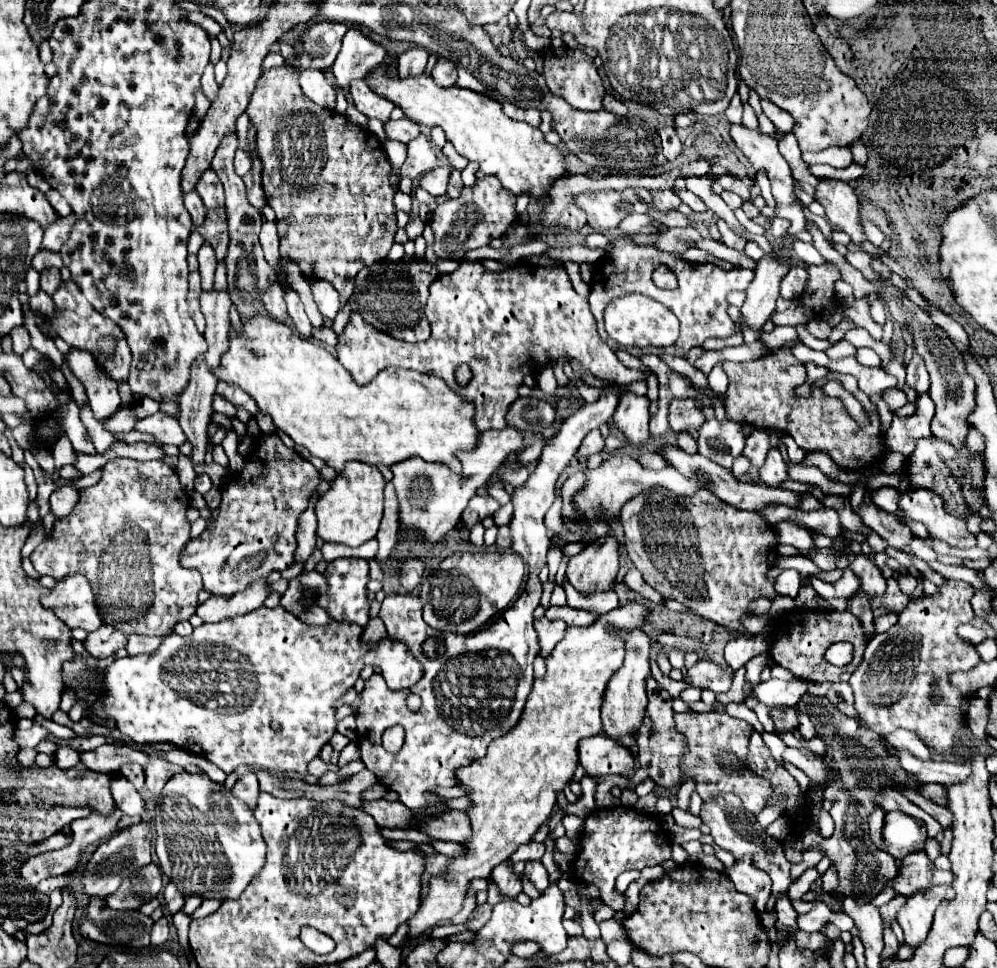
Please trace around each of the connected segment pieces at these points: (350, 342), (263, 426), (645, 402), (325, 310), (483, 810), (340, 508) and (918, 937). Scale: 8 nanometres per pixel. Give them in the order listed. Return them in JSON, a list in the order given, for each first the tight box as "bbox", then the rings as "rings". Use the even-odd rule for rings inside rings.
[{"bbox":[335,261,645,427],"rings":[[[463,261],[457,271],[439,275],[429,285],[429,297],[425,305],[425,317],[431,325],[431,337],[425,343],[405,343],[401,339],[395,339],[379,329],[375,329],[371,323],[367,323],[361,313],[351,311],[349,323],[343,327],[343,331],[337,335],[335,353],[339,363],[351,373],[355,383],[369,383],[381,369],[385,367],[403,367],[419,373],[429,373],[439,379],[443,379],[453,391],[461,393],[461,397],[469,397],[469,401],[477,401],[477,423],[485,427],[507,427],[505,413],[509,405],[519,395],[519,387],[523,385],[523,377],[535,375],[543,367],[557,363],[561,359],[577,361],[583,369],[587,369],[591,375],[603,381],[619,383],[619,385],[631,385],[635,381],[645,379],[641,371],[633,371],[625,367],[615,351],[599,337],[596,320],[591,311],[587,299],[579,297],[573,287],[571,279],[563,265],[535,265],[535,263],[523,263],[509,267],[505,271],[487,271],[477,261],[467,263]],[[459,363],[467,363],[471,367],[471,381],[461,387],[455,381],[455,371]]]},{"bbox":[254,411,276,433],"rings":[[[260,411],[254,416],[254,419],[261,431],[264,433],[275,433],[276,428],[272,419],[268,415],[264,415]]]},{"bbox":[613,393,649,443],"rings":[[[633,393],[621,395],[613,415],[613,427],[625,435],[627,443],[645,443],[649,439],[649,399]]]},{"bbox":[311,279,339,319],"rings":[[[311,279],[311,289],[313,289],[313,297],[315,303],[319,307],[319,311],[329,317],[335,319],[337,311],[339,311],[339,293],[333,285],[329,285],[327,281],[319,281],[319,279]]]},{"bbox":[409,603,649,937],"rings":[[[627,603],[623,607],[617,607],[605,615],[601,615],[593,625],[589,627],[567,627],[565,637],[555,645],[553,653],[549,653],[547,663],[547,675],[543,679],[533,681],[533,689],[527,697],[521,721],[505,733],[505,737],[497,737],[487,747],[487,755],[473,761],[467,767],[461,767],[457,775],[461,777],[461,787],[471,791],[471,801],[475,803],[473,809],[469,809],[471,825],[473,825],[473,837],[467,841],[469,853],[465,857],[455,857],[449,865],[447,877],[431,877],[429,895],[425,901],[421,901],[419,911],[409,919],[409,937],[417,937],[427,933],[427,929],[437,927],[445,921],[451,921],[463,907],[465,891],[471,879],[475,877],[489,877],[493,867],[503,863],[519,845],[529,843],[531,835],[549,821],[551,811],[557,803],[557,793],[561,793],[569,783],[577,767],[577,745],[583,737],[599,735],[601,733],[601,703],[603,693],[607,689],[609,679],[621,669],[623,657],[625,657],[625,639],[621,635],[615,635],[607,631],[607,627],[615,627],[617,631],[633,631],[643,629],[647,623],[649,609],[641,603]]]},{"bbox":[315,461,385,547],"rings":[[[349,461],[345,473],[339,473],[339,477],[331,481],[331,489],[315,503],[317,537],[327,543],[343,543],[349,547],[359,547],[373,539],[383,515],[383,487],[385,479],[379,469],[361,461]]]},{"bbox":[897,889,953,947],"rings":[[[925,889],[925,893],[913,893],[907,897],[905,907],[897,913],[897,923],[905,933],[905,943],[917,947],[931,929],[933,913],[943,901],[953,899],[953,889]]]}]

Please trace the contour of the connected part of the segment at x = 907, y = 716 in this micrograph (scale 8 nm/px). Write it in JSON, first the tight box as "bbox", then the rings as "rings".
{"bbox":[849,579,981,753],"rings":[[[949,579],[943,587],[939,587],[937,597],[925,595],[909,603],[909,607],[899,615],[897,627],[901,629],[879,633],[867,643],[861,663],[849,675],[849,685],[855,695],[857,717],[871,731],[885,737],[893,733],[895,729],[907,729],[907,731],[913,731],[927,747],[931,747],[937,753],[951,751],[953,745],[959,741],[971,697],[951,683],[951,673],[969,671],[977,665],[977,661],[981,661],[975,645],[957,635],[957,627],[961,623],[971,623],[975,619],[975,613],[969,603],[973,593],[975,589],[969,583]]]}

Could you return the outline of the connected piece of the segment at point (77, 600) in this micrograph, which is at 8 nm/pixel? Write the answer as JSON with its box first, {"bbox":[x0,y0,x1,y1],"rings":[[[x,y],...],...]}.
{"bbox":[41,575,103,633],"rings":[[[69,575],[57,581],[57,585],[41,597],[41,603],[49,605],[71,629],[81,627],[91,633],[103,625],[93,589],[83,575]]]}

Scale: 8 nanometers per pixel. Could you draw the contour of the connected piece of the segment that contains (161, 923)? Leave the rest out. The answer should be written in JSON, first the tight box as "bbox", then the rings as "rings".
{"bbox":[151,917,169,945],"rings":[[[161,917],[159,921],[155,921],[153,931],[151,931],[151,945],[163,945],[169,937],[169,921],[165,917]]]}

